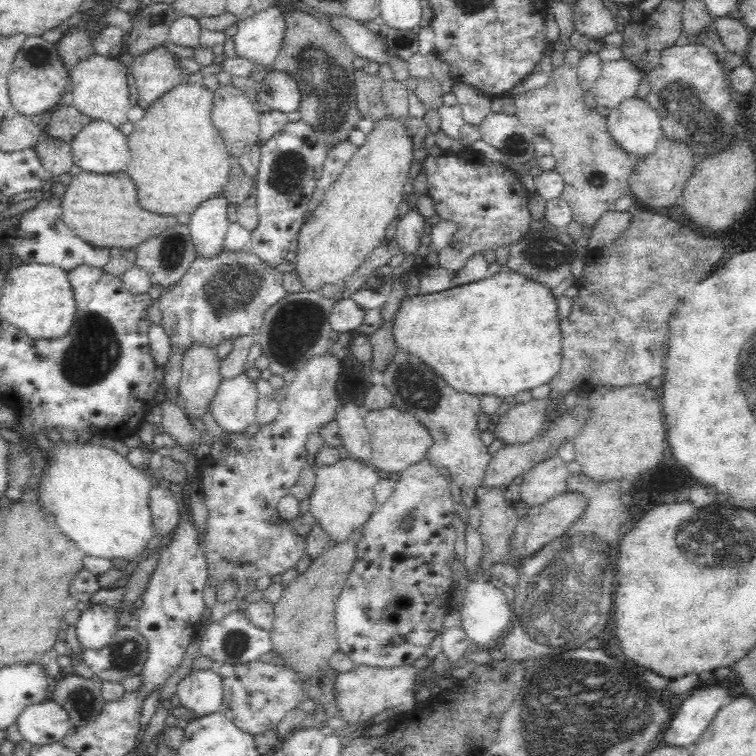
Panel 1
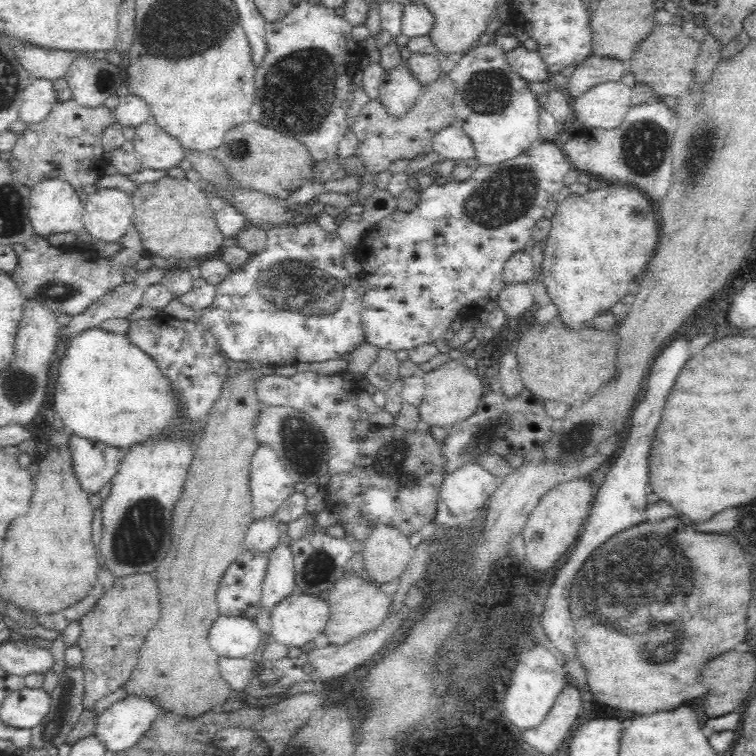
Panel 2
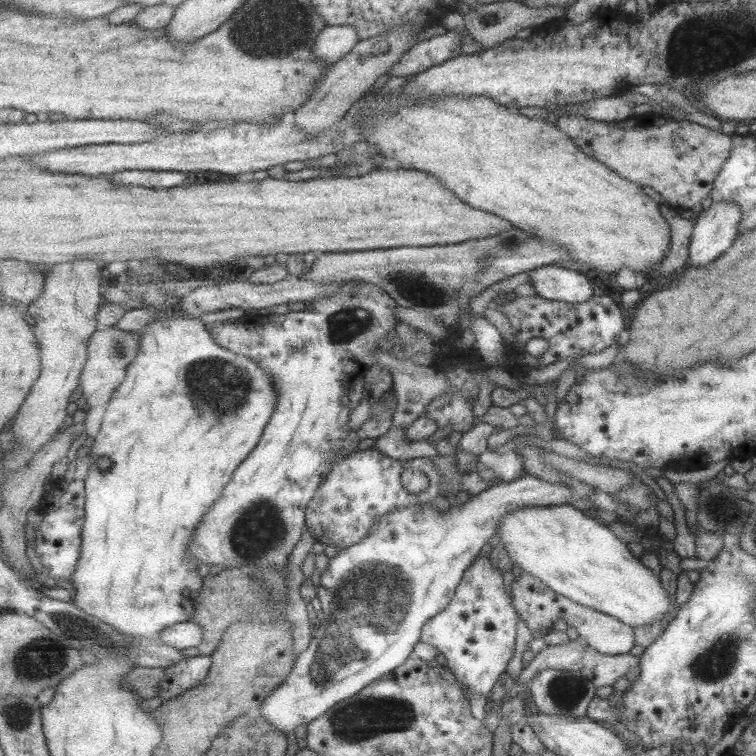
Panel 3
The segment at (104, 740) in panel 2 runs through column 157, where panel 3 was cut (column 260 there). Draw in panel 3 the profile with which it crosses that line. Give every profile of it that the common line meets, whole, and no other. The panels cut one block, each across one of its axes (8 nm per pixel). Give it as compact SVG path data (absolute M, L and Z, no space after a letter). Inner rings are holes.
M525 474L506 483L495 482L472 496L463 506L451 507L447 512L421 504L393 510L378 520L372 534L365 540L331 552L328 568L321 574L318 586L318 598L323 608L321 616L328 624L323 632L317 632L311 646L298 656L296 666L285 682L263 701L260 710L264 720L285 735L294 733L299 726L308 726L337 703L359 695L363 688L399 668L413 656L416 645L422 641L425 623L449 606L465 573L485 544L496 535L497 524L505 513L521 507L567 505L571 499L571 489L567 485Z

